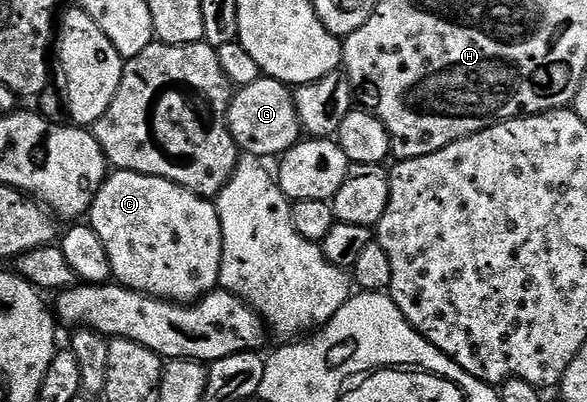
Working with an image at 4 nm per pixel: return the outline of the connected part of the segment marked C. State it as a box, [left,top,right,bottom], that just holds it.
[88,169,222,303]

